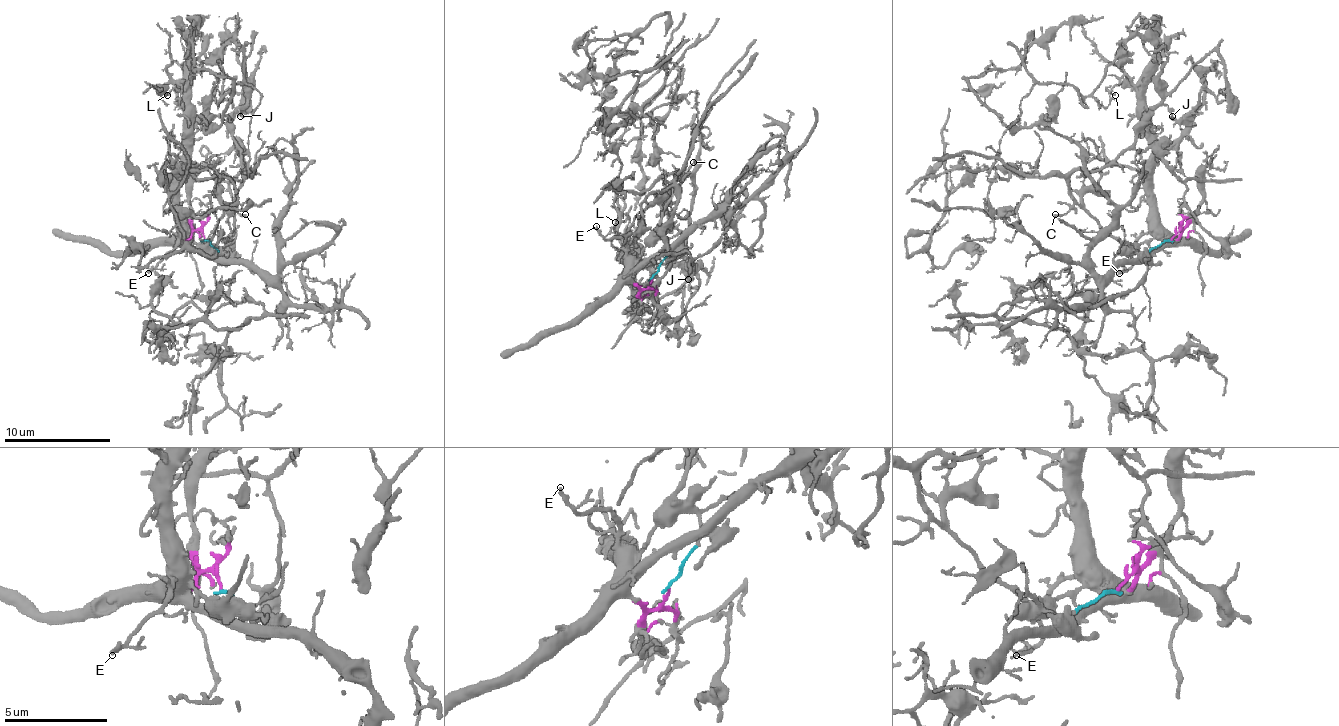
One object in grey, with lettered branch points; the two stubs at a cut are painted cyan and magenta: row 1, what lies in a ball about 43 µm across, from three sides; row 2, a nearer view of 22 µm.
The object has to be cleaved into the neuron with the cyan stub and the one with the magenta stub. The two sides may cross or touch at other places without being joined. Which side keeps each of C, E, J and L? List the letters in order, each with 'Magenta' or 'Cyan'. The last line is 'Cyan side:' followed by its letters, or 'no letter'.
C: Cyan
E: Magenta
J: Cyan
L: Magenta
Cyan side: C, J

